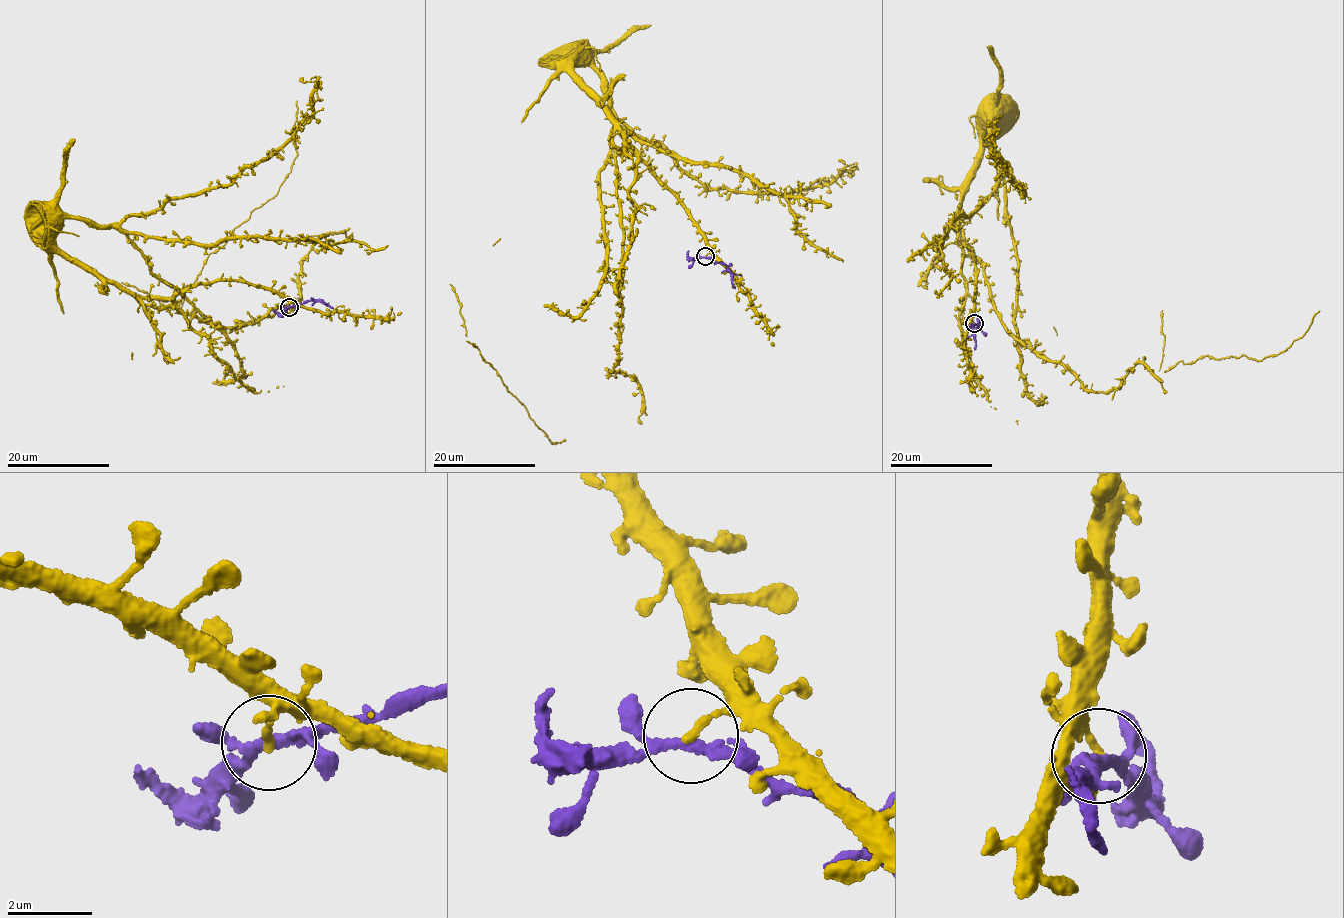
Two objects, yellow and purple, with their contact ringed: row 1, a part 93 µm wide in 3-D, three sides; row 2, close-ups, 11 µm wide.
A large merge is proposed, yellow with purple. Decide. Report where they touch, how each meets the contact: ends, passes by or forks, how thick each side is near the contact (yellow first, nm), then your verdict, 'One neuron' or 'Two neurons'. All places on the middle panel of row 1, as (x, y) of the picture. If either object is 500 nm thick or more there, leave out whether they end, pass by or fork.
Place: (705, 256). At the ring yellow ends. At the ring purple forks. Thickness 190 nm (yellow) against 190 nm. Two neurons

